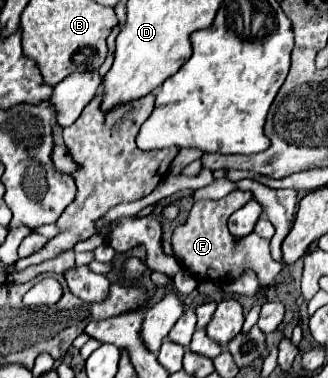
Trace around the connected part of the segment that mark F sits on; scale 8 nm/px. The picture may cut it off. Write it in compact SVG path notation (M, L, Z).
M234 191L234 193L230 193L222 199L216 199L216 201L210 201L210 199L196 201L184 227L178 227L174 231L174 237L172 237L174 253L182 259L184 267L192 269L196 279L226 283L226 281L238 279L248 267L252 267L256 271L258 279L262 283L270 285L274 281L274 277L282 271L282 265L276 263L270 255L270 241L268 239L262 239L256 233L250 233L242 241L234 241L228 227L226 227L228 217L234 211L238 211L240 207L244 207L250 199L252 199L250 191Z

